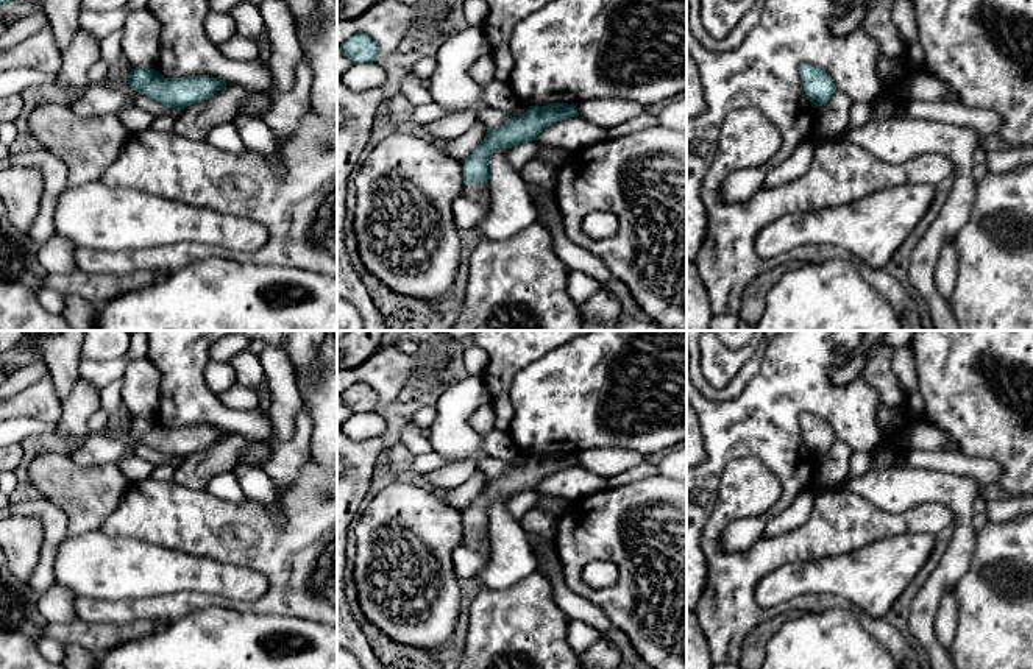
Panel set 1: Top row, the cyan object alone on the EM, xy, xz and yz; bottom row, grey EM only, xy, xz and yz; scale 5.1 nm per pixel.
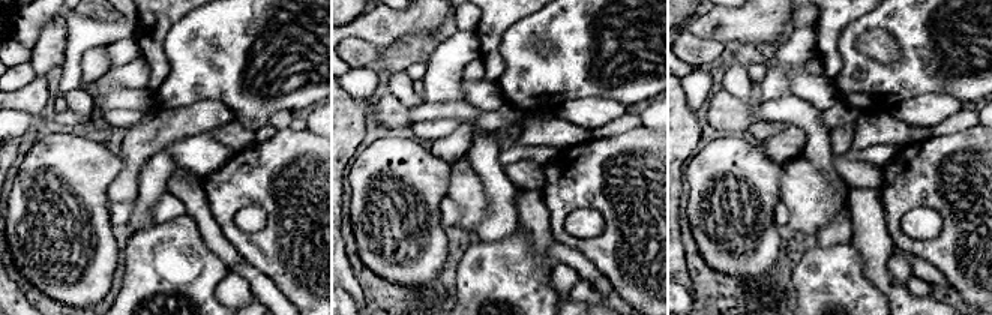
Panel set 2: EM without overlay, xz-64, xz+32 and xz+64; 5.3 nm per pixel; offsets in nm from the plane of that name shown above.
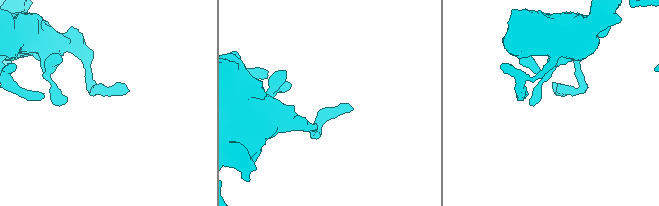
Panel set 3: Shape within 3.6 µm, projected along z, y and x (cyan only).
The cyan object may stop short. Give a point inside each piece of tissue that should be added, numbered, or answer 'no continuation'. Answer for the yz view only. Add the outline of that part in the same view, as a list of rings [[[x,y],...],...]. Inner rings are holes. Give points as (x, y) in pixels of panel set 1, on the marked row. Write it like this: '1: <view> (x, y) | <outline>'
no continuation

